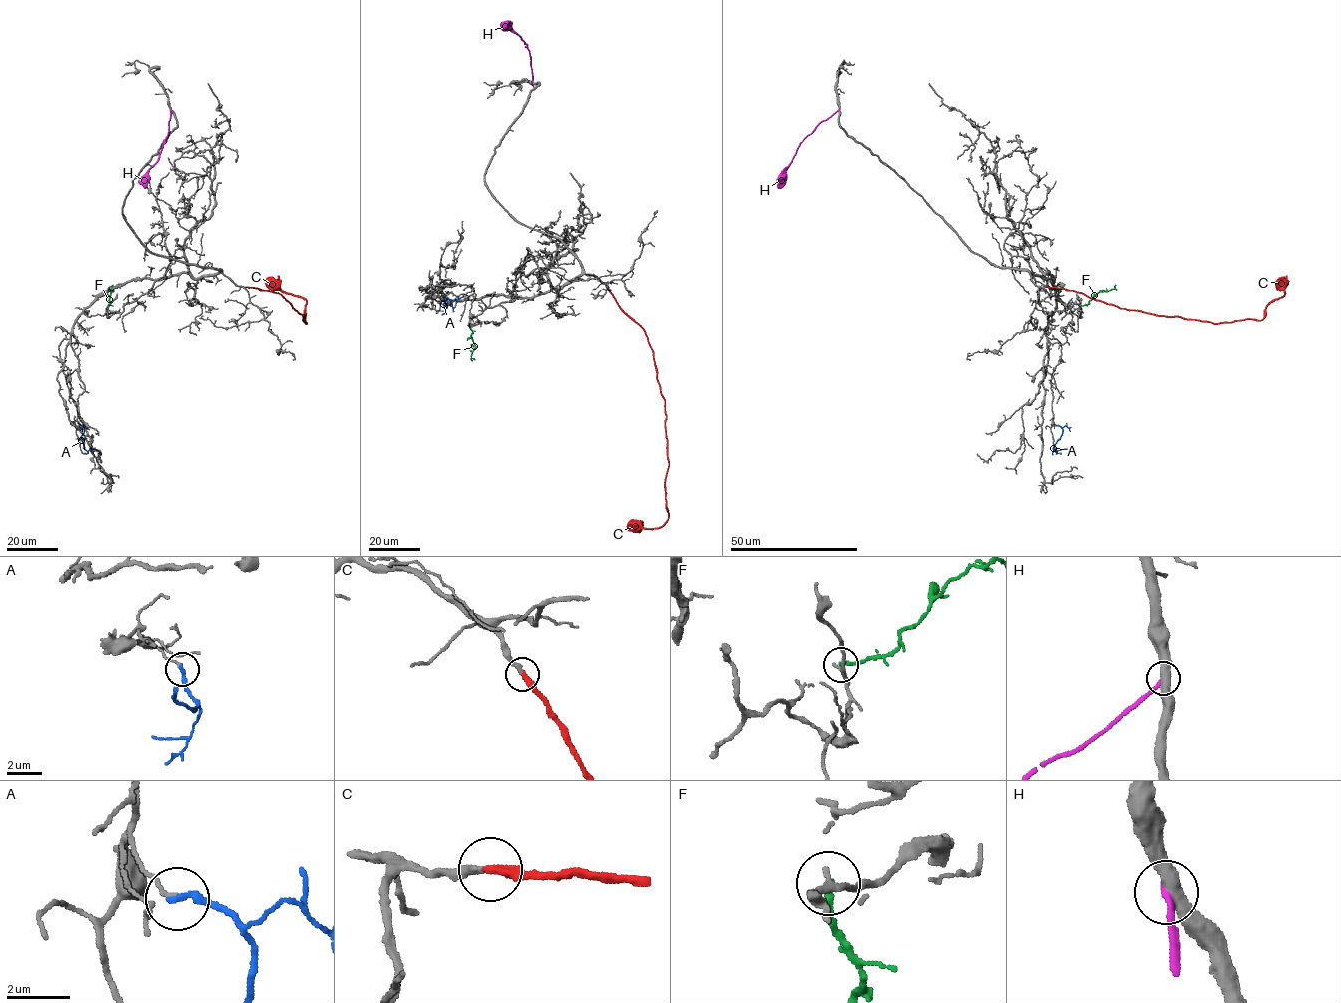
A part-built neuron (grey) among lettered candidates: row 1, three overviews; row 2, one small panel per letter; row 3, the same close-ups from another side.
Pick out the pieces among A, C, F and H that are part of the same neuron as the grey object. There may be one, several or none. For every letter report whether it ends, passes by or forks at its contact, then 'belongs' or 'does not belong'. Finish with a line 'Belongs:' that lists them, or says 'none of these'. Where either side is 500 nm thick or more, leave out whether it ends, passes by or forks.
A: it ends | does not belong
C: it ends | belongs
F: it ends | does not belong
H: it ends | does not belong
Belongs: C

